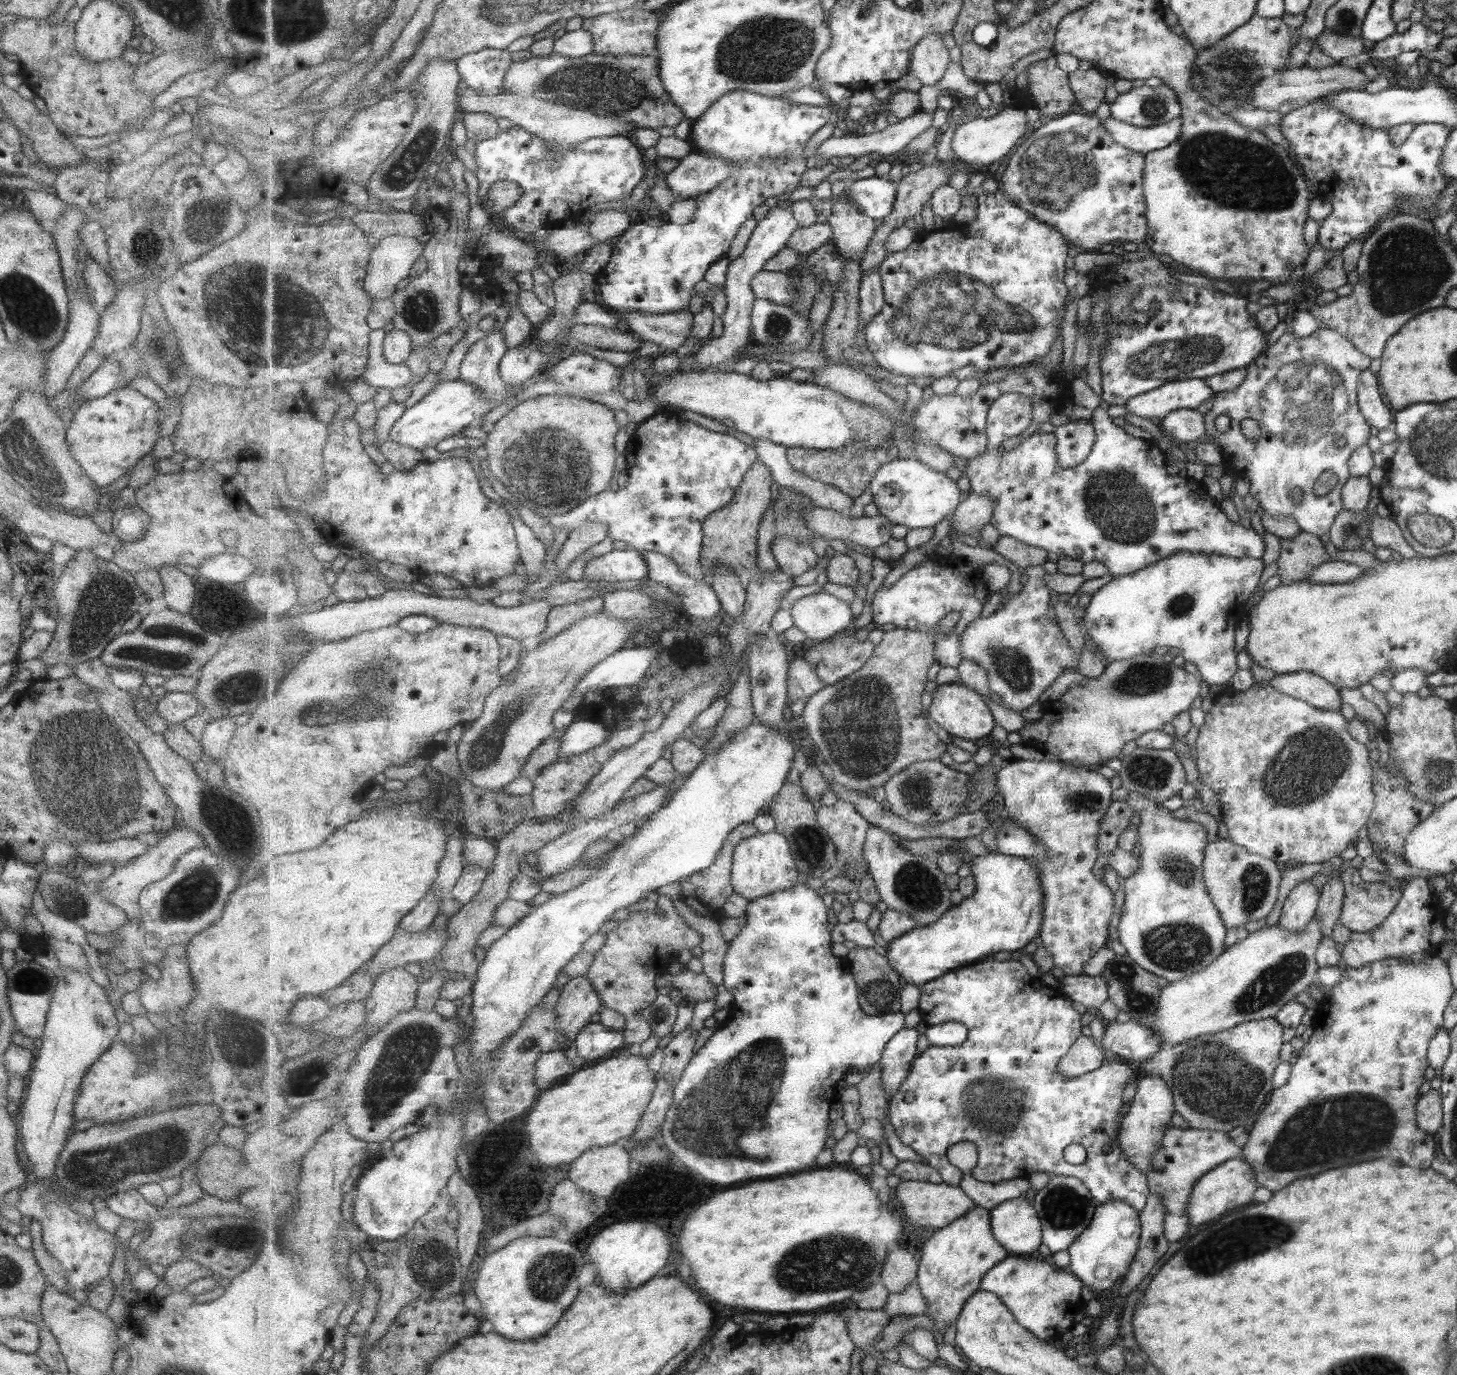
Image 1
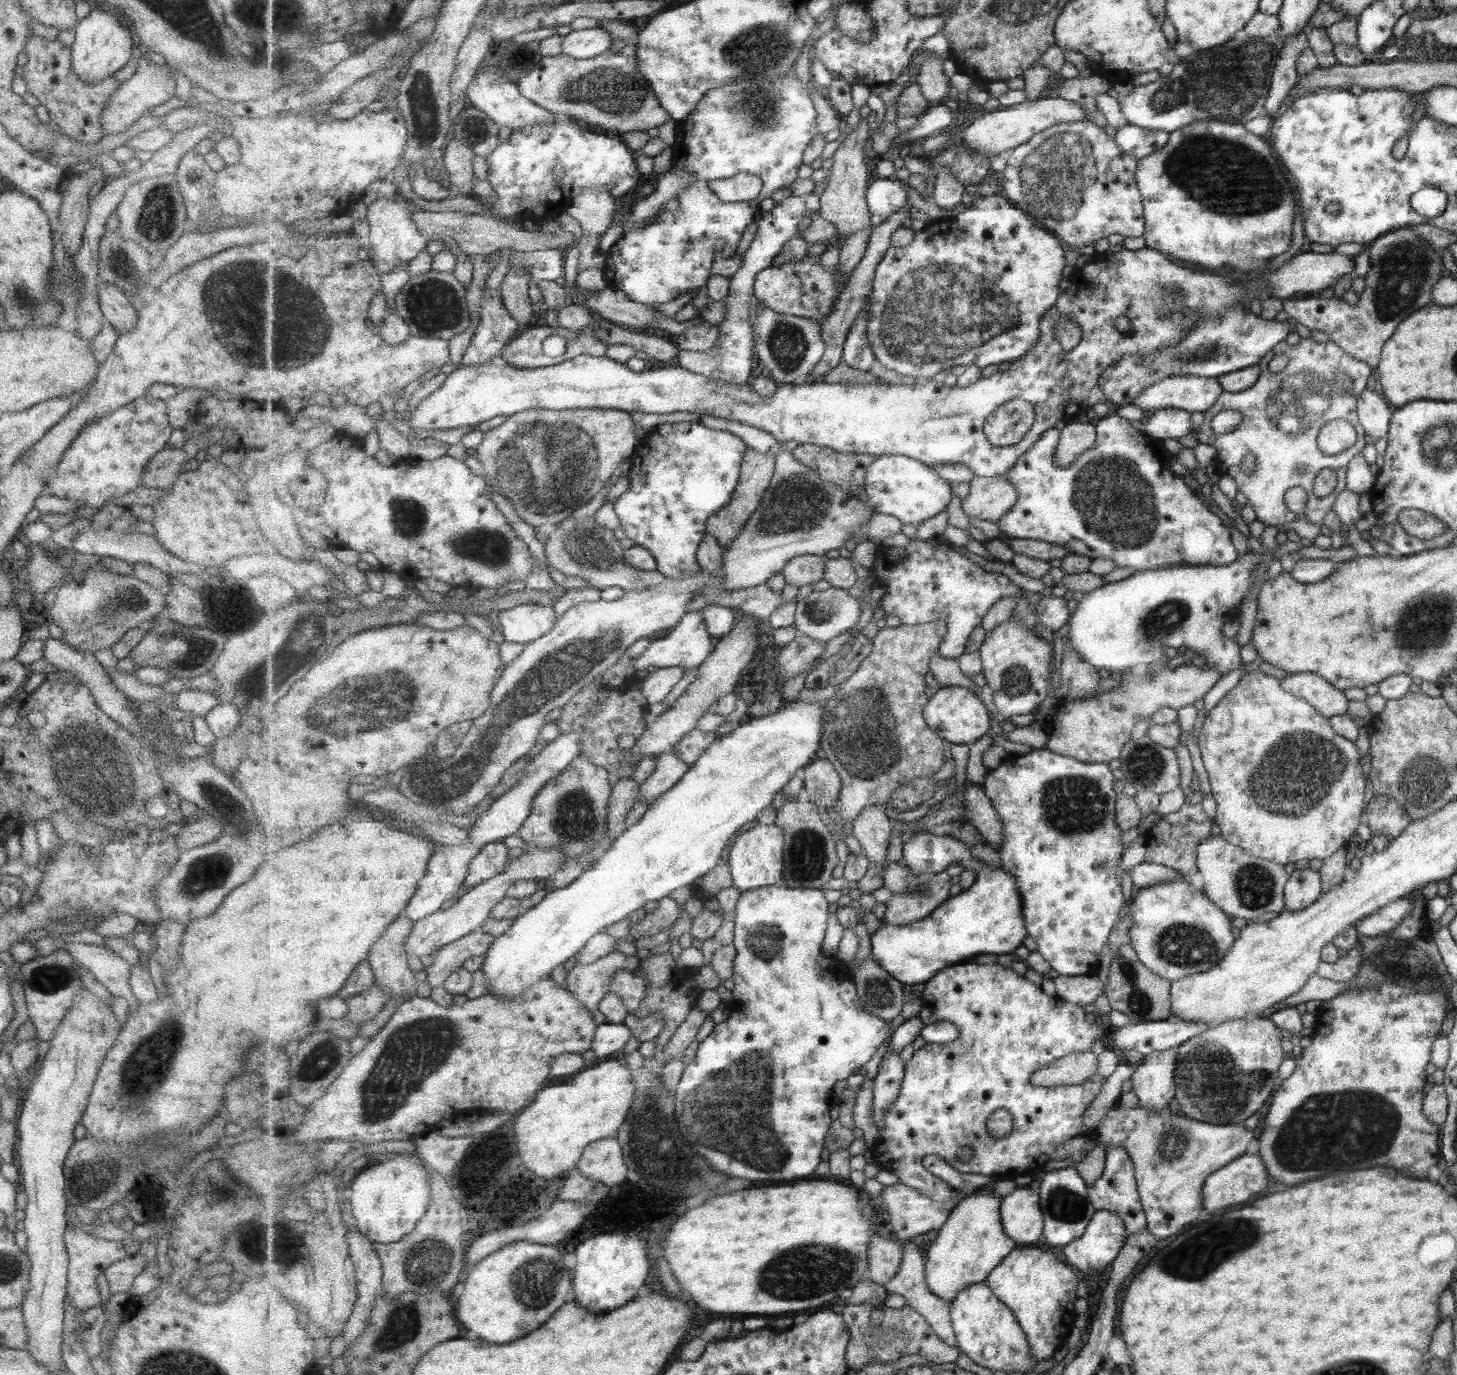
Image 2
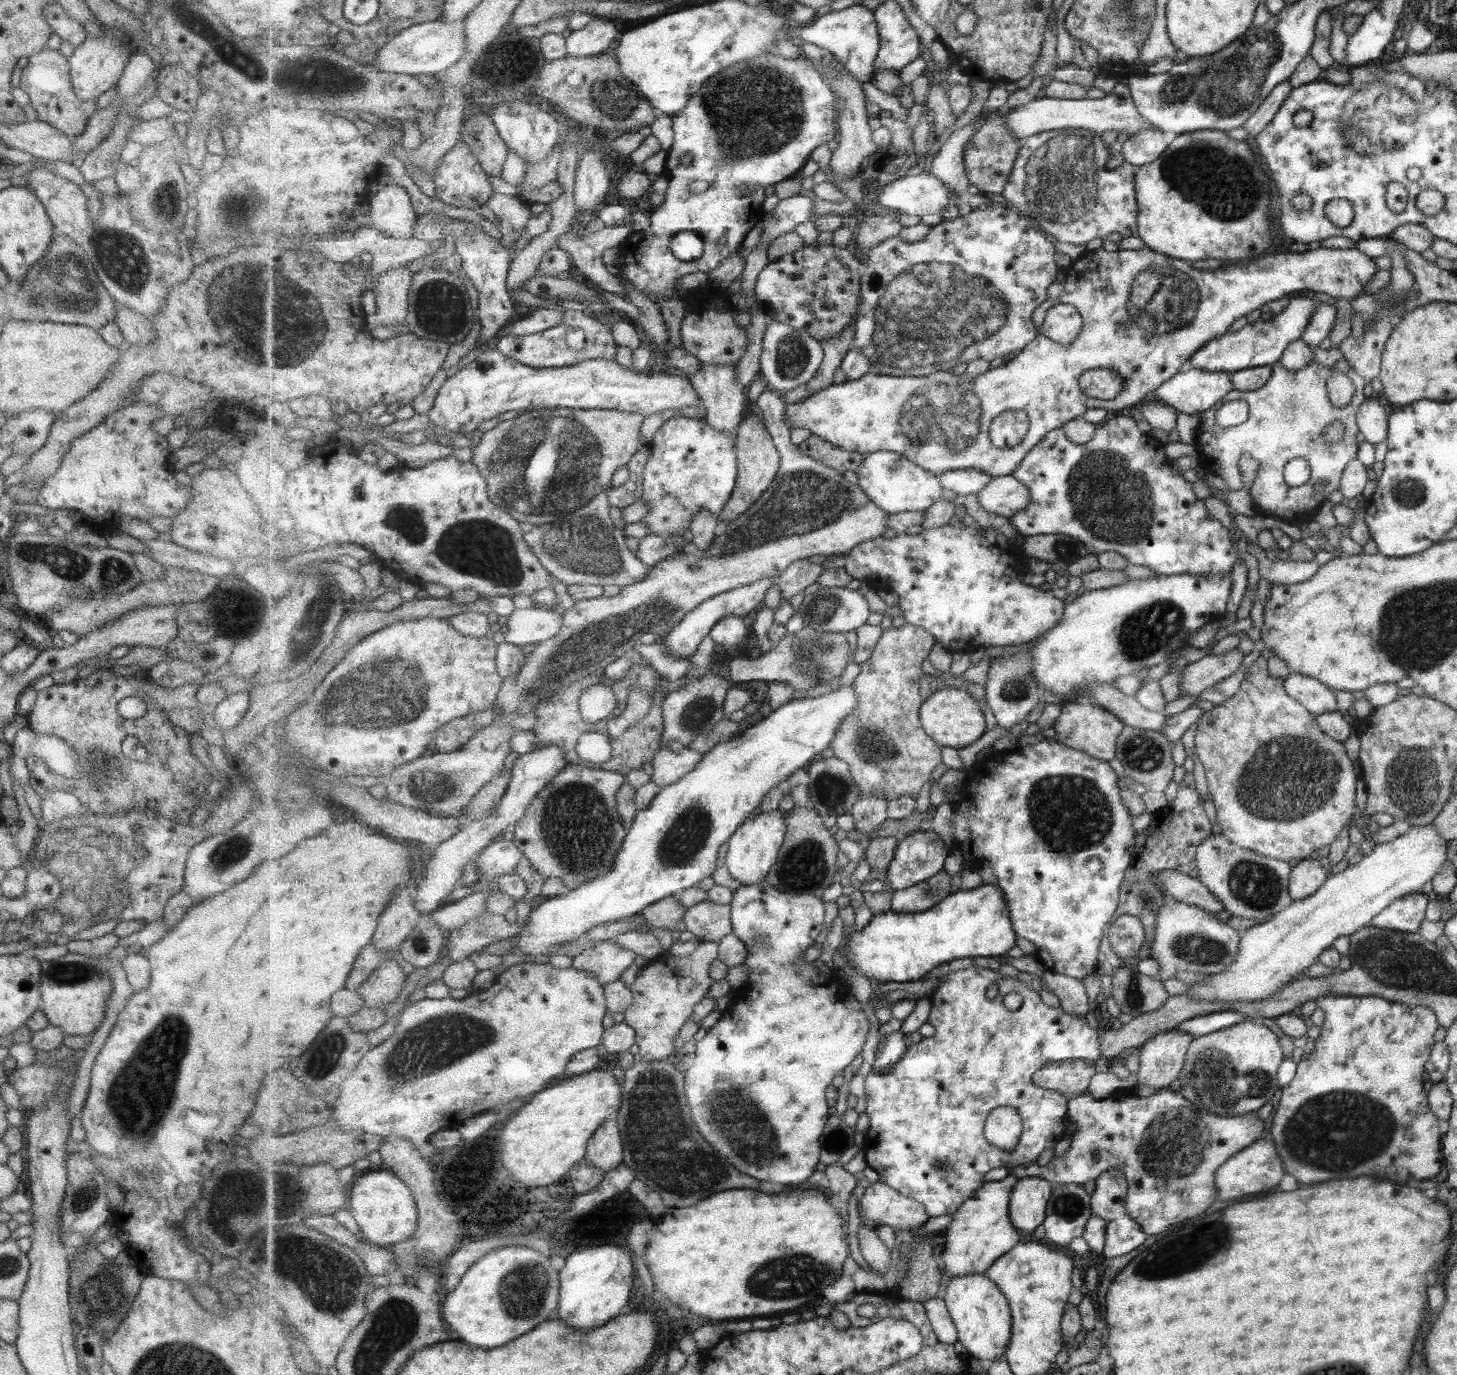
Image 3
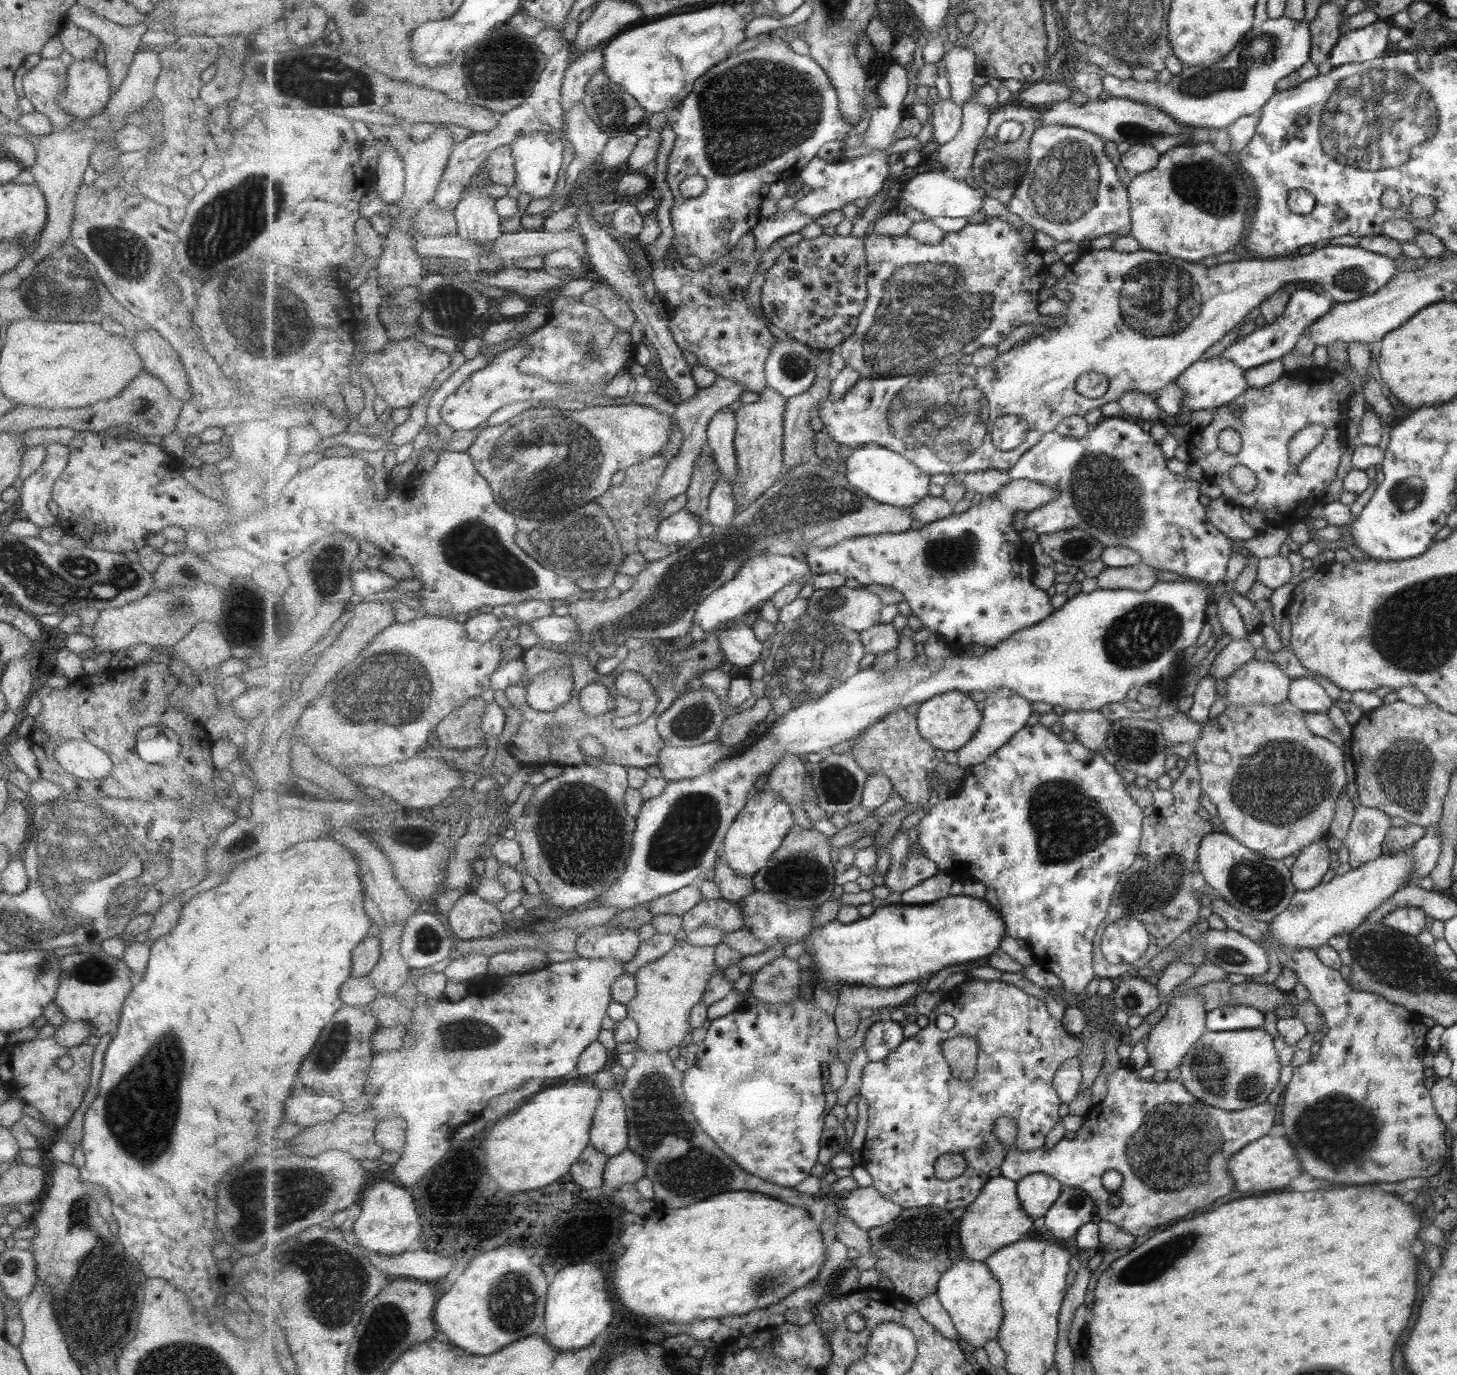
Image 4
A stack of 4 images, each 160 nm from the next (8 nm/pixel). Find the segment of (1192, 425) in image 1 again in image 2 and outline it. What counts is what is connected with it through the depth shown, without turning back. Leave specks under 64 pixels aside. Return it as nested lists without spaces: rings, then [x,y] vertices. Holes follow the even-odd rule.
[[[1161,409],[1152,412],[1145,424],[1141,425],[1145,434],[1157,437],[1178,439],[1191,432],[1190,413],[1179,409]]]

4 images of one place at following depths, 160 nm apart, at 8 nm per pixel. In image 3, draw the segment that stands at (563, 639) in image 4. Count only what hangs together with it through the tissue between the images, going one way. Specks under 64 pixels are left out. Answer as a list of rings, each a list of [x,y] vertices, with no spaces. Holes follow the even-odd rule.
[[[533,606],[525,610],[516,609],[507,619],[505,640],[523,647],[547,641],[557,636],[563,628],[563,614],[550,607]]]

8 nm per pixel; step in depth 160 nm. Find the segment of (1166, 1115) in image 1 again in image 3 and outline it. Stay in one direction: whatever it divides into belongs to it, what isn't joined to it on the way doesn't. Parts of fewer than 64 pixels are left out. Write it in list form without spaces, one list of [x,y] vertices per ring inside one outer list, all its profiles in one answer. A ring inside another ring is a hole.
[[[1179,1028],[1171,1029],[1171,1031],[1165,1031],[1153,1037],[1153,1039],[1143,1043],[1138,1049],[1139,1054],[1139,1068],[1136,1070],[1135,1082],[1138,1086],[1147,1086],[1153,1089],[1153,1093],[1159,1093],[1168,1089],[1167,1084],[1171,1084],[1175,1078],[1179,1077],[1180,1070],[1184,1067],[1184,1057],[1188,1051],[1188,1047],[1192,1044],[1193,1035],[1187,1035],[1183,1031],[1179,1031]]]

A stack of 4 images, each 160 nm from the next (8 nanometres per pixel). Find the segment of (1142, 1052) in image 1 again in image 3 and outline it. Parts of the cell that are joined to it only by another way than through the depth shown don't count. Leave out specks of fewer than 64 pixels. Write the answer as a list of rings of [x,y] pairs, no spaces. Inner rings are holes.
[[[1221,1011],[1185,1020],[1177,1028],[1187,1035],[1193,1035],[1193,1039],[1195,1039],[1216,1033],[1219,1030],[1228,1029],[1229,1026],[1237,1025],[1243,1021],[1245,1021],[1243,1014],[1237,1011]]]

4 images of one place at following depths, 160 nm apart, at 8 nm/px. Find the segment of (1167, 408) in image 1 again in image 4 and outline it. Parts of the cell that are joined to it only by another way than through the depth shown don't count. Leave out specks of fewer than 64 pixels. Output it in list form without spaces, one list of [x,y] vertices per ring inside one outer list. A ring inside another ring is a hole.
[[[1220,356],[1201,358],[1201,360],[1195,361],[1176,378],[1174,383],[1182,390],[1182,403],[1176,409],[1182,411],[1216,409],[1218,406],[1235,400],[1247,390],[1244,370],[1241,370],[1241,367],[1233,363],[1231,359]]]

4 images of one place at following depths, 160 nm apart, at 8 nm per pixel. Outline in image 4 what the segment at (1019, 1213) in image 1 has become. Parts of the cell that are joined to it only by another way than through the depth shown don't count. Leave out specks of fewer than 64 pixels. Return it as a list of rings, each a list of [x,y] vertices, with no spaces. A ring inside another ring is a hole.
[[[1030,1174],[1018,1181],[1018,1195],[1025,1212],[1033,1220],[1039,1220],[1051,1210],[1063,1187],[1061,1181],[1048,1174]]]

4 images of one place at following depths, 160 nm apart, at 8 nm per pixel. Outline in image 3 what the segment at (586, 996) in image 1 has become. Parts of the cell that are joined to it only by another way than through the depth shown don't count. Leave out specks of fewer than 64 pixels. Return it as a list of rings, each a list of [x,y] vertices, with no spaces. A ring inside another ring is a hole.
[[[614,939],[603,940],[579,956],[574,957],[573,967],[587,970],[599,979],[602,986],[619,980],[637,958],[637,953],[619,946]]]

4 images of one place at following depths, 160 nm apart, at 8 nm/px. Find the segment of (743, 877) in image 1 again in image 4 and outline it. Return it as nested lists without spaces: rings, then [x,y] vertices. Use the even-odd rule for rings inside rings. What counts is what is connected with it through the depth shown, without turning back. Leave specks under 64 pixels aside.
[[[768,787],[759,795],[754,792],[747,806],[739,813],[736,822],[731,826],[723,844],[729,866],[739,876],[753,878],[769,864],[772,856],[784,844],[793,826],[796,825],[791,813],[791,805],[785,802],[780,794]]]

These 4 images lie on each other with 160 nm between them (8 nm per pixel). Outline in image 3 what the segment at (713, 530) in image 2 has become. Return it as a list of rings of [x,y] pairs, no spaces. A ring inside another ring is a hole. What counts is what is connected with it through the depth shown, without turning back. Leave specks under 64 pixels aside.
[[[748,411],[745,419],[738,426],[737,456],[739,459],[740,473],[736,489],[731,500],[723,507],[718,514],[719,520],[726,524],[737,520],[742,514],[745,514],[760,498],[761,495],[773,484],[775,477],[780,469],[781,457],[780,451],[776,447],[772,434],[764,424],[764,419],[757,419],[752,411]]]

